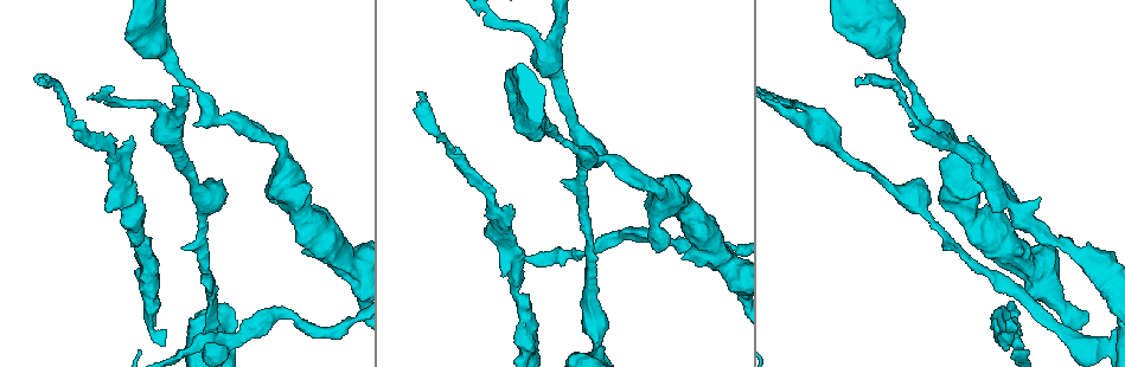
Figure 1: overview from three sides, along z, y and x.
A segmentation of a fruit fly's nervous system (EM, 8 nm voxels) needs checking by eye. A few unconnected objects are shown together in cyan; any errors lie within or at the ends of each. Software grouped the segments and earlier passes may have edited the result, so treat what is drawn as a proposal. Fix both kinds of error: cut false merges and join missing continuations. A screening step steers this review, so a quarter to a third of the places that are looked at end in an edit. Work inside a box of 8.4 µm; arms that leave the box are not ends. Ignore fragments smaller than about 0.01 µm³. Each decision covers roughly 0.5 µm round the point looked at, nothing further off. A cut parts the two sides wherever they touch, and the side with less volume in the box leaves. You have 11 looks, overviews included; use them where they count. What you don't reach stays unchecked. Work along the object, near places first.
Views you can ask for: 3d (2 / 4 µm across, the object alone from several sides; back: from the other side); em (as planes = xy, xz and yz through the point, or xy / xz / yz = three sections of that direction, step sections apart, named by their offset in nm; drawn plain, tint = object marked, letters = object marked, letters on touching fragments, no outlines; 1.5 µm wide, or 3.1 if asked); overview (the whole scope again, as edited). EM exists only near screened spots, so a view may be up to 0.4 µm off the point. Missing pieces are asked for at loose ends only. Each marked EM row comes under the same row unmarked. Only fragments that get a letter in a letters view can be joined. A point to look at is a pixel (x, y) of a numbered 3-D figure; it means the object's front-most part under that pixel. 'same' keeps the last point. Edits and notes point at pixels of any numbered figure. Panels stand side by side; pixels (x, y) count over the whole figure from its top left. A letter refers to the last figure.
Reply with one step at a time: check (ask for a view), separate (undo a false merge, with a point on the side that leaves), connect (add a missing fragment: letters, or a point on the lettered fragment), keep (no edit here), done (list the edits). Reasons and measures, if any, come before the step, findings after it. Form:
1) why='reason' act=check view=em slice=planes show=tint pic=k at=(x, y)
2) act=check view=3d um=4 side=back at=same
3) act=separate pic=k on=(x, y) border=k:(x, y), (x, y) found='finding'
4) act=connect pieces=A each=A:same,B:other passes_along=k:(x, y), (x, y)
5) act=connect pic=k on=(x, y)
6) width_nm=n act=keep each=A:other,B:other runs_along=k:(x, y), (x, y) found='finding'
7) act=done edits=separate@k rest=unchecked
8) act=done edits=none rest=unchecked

why='arms part here' act=check view=3d um=2 pic=1 at=(530, 330)

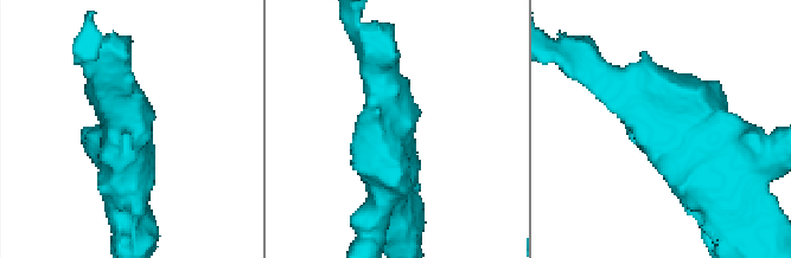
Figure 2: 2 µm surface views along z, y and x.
why='now the EM' act=check view=em slice=yz step=4 show=tint pic=2 at=(394, 121)

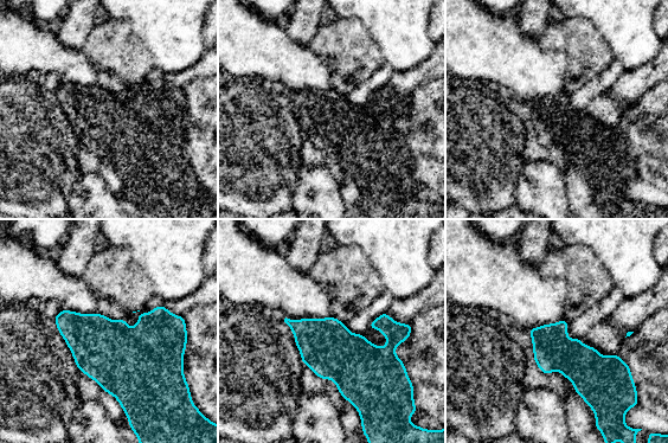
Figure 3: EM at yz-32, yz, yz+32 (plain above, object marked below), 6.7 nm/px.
act=check view=em slice=planes show=letters at=same

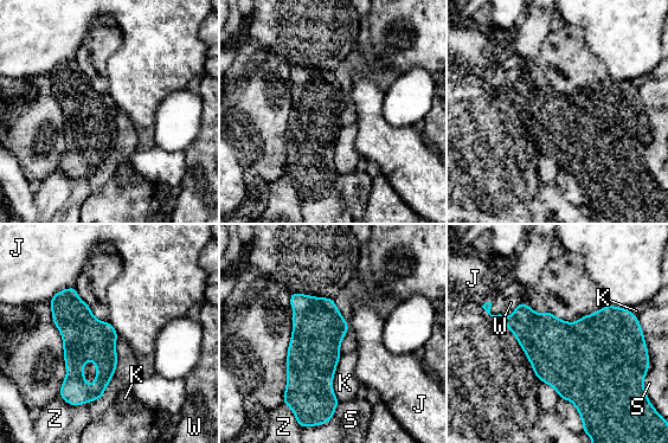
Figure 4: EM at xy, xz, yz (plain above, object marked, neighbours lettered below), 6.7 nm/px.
longest_contact=K:340nm act=keep each=J:other,K:other,S:other,W:other,Z:other border=4:(75, 286), (60, 289), (49, 302) found='continuous, no second neuron'

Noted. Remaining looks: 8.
why='sharp bend' act=check view=3d um=2 pic=1 at=(276, 310)

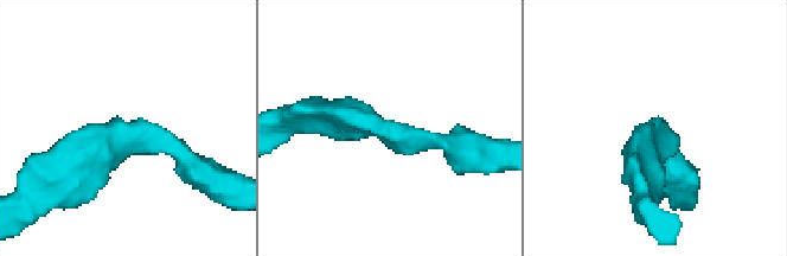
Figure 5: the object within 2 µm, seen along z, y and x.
arm_widths_nm=220,280 why='shape alone is not enough' act=check view=em slice=planes show=tint pic=5 at=(653, 133)

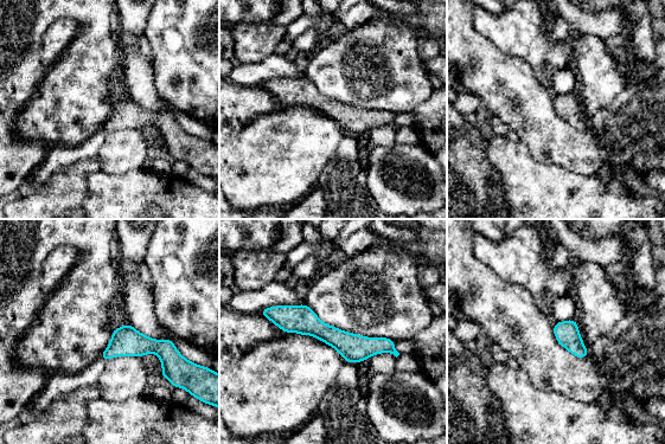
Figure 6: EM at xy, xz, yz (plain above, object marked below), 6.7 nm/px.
act=check view=em slice=planes show=letters at=same

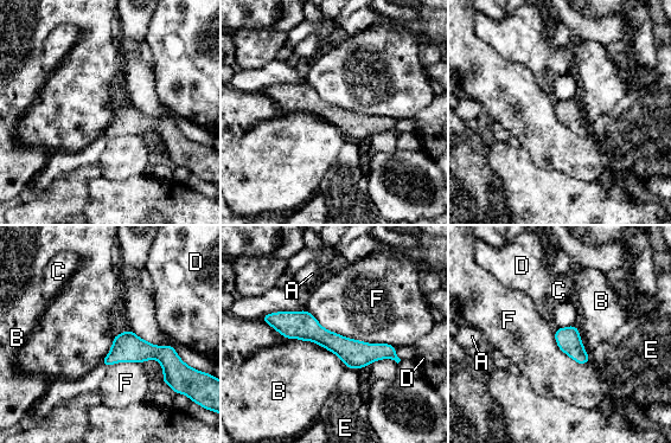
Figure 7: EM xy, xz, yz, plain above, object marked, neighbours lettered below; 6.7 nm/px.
act=keep each=A:other,B:other,C:other,D:other,E:other,F:other runs_along=7:(267, 319), (392, 355) found='all the same neuron'

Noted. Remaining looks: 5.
why='thick turns thin' act=check view=em slice=planes show=letters pic=1 at=(579, 162)

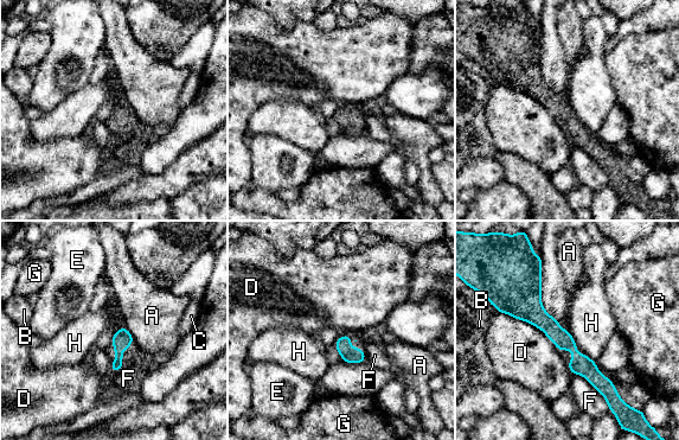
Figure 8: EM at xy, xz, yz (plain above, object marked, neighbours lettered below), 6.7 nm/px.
act=keep each=A:other,B:other,C:other,D:other,E:other,F:other,G:other,H:other border=8:(498, 311), (537, 326), (561, 351) found='one neuron here'

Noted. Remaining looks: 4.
why='calibre changes' act=check view=em slice=xz step=8 show=tint pic=1 at=(846, 156)

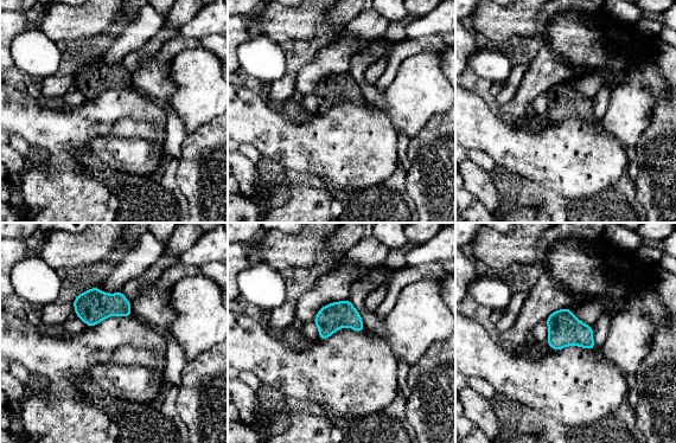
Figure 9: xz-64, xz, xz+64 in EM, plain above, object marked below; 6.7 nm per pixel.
act=check view=em slice=planes show=letters at=same

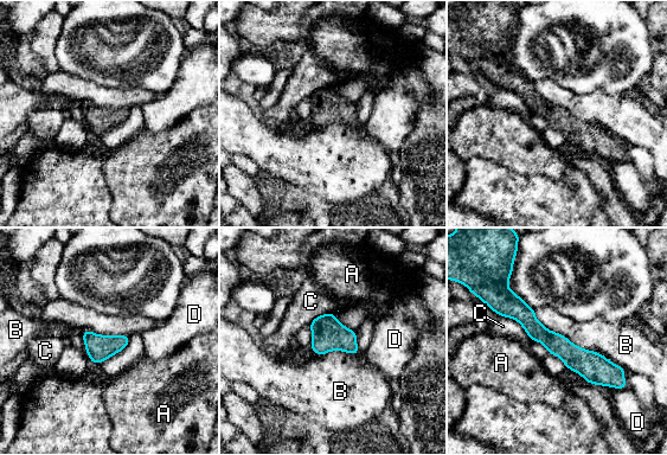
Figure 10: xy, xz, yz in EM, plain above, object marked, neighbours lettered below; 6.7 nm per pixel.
act=keep each=A:other,B:other,C:other,D:other border=10:(534, 309), (549, 329), (624, 370) found='all the same neuron'

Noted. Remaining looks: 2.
act=done edits=none rest=unchecked

